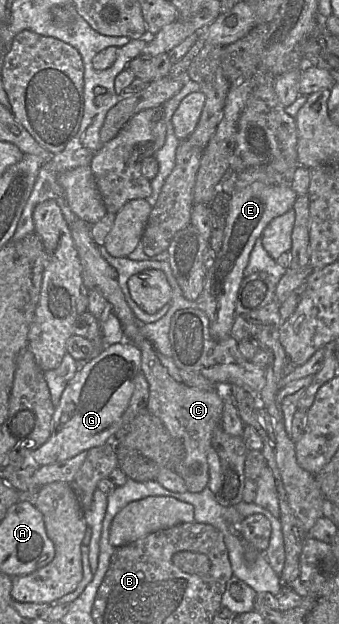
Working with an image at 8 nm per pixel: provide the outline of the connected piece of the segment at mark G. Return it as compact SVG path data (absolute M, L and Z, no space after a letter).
M131 342L112 344L102 349L86 362L79 362L79 369L65 387L52 417L49 439L34 450L33 458L39 466L70 459L93 447L103 445L121 424L124 411L129 405L134 390L134 380L141 366L141 351Z

